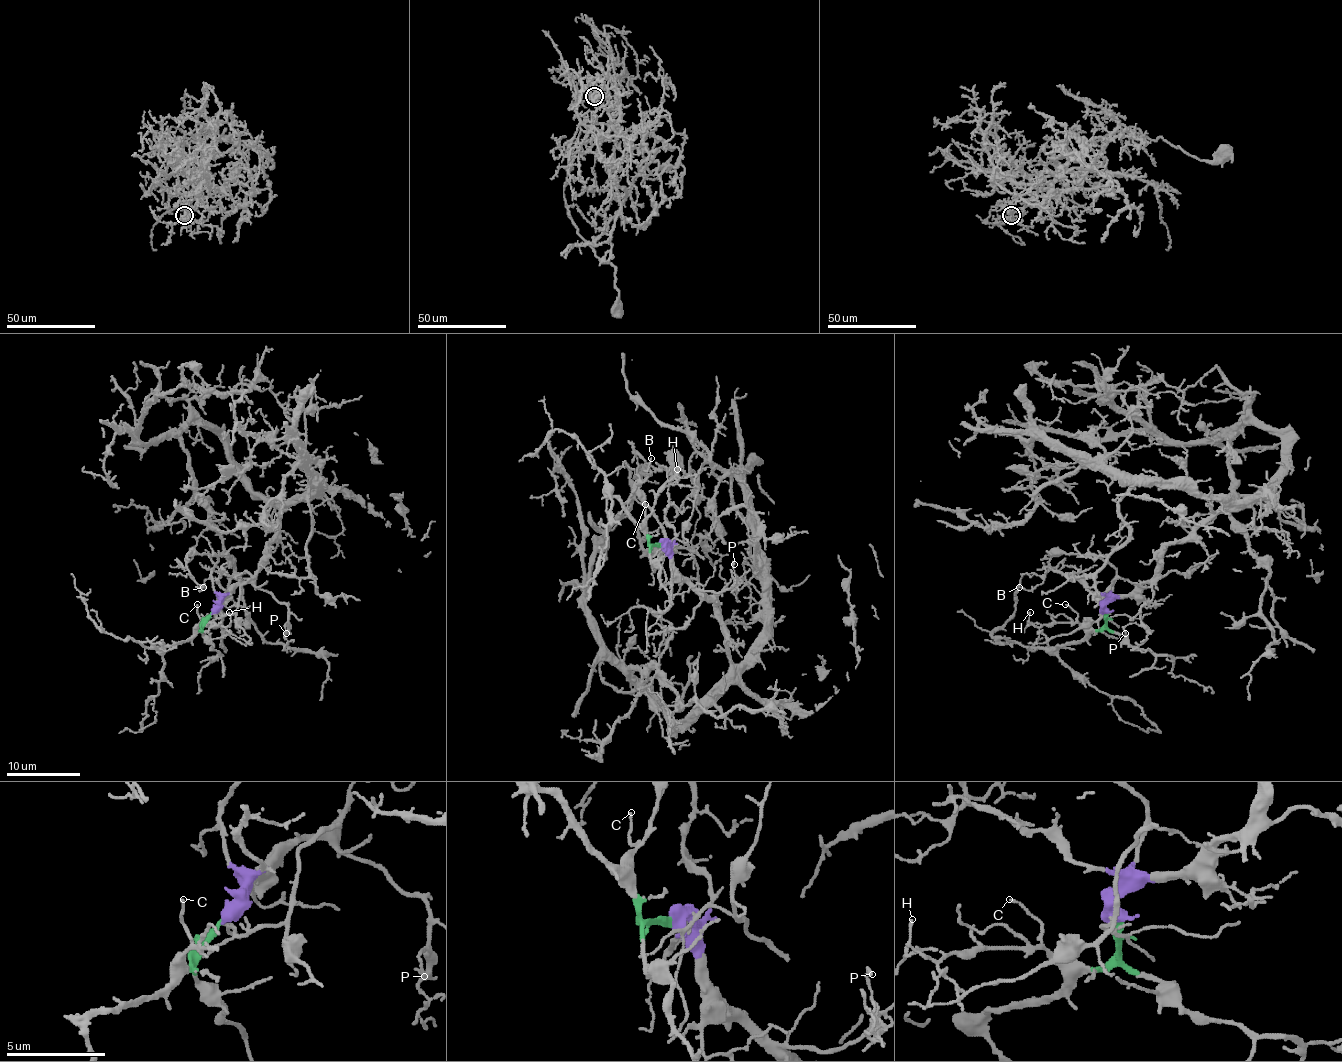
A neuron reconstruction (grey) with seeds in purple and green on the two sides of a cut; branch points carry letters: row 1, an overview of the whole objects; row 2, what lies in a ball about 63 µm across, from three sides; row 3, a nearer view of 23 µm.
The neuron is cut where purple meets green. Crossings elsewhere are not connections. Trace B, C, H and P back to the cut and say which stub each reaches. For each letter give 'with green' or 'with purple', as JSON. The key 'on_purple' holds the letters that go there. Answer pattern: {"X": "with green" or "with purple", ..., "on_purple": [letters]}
{"B": "with purple", "C": "with green", "H": "with green", "P": "with purple", "on_purple": ["B", "P"]}

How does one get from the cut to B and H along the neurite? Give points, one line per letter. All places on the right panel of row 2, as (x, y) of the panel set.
B: (1105, 611), (1116, 571), (1090, 555), (1057, 553), (1050, 558), (1041, 584), (1030, 589), (1019, 588)
H: (1105, 613), (1103, 624), (1098, 630), (1087, 630), (1078, 622), (1035, 626), (1028, 620), (1030, 611)

